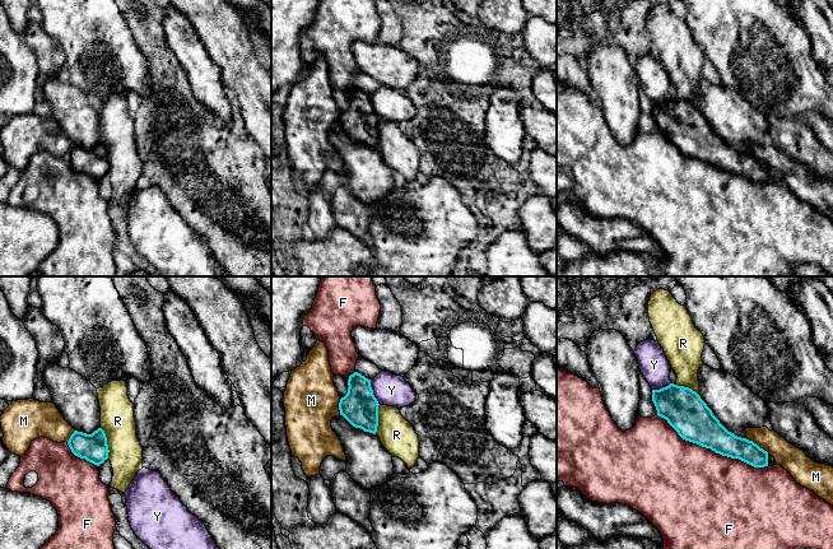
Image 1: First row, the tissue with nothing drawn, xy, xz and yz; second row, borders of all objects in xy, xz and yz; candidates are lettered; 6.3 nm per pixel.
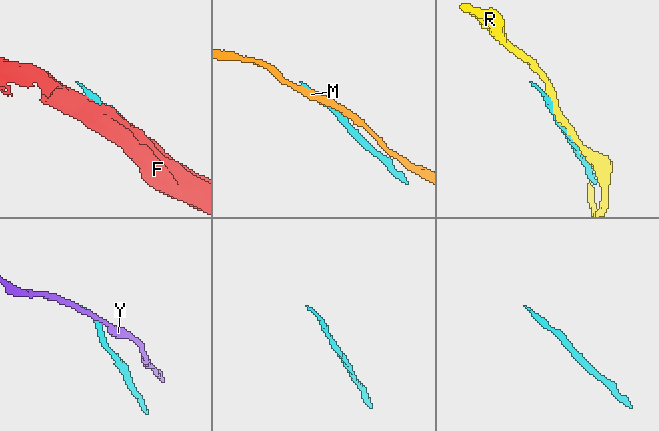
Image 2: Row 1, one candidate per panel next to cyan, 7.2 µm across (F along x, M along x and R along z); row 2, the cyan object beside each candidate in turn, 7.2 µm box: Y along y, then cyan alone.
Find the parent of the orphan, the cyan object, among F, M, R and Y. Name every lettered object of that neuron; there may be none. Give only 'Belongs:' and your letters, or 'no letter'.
Belongs: no letter

